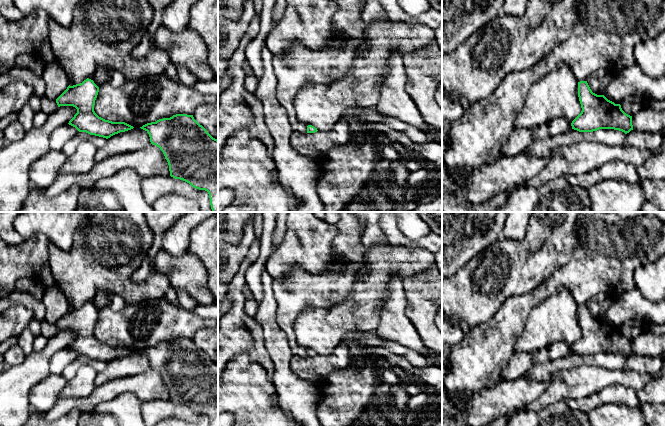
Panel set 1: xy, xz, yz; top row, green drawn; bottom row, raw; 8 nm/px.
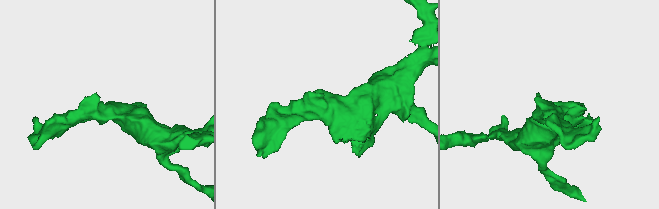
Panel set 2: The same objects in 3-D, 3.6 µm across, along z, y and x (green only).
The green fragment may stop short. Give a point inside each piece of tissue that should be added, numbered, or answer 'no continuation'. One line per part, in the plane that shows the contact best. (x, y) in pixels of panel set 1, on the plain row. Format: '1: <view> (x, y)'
no continuation

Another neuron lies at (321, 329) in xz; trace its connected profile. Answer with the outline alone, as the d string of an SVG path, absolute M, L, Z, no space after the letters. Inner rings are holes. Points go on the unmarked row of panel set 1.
M387 241L377 242L367 251L362 262L369 268L360 280L355 280L350 296L343 302L329 307L306 307L295 321L294 330L300 346L314 350L318 355L330 355L348 333L375 332L380 321L381 308L389 294L389 282L394 274L404 280L435 265L435 254L423 248L409 251Z

